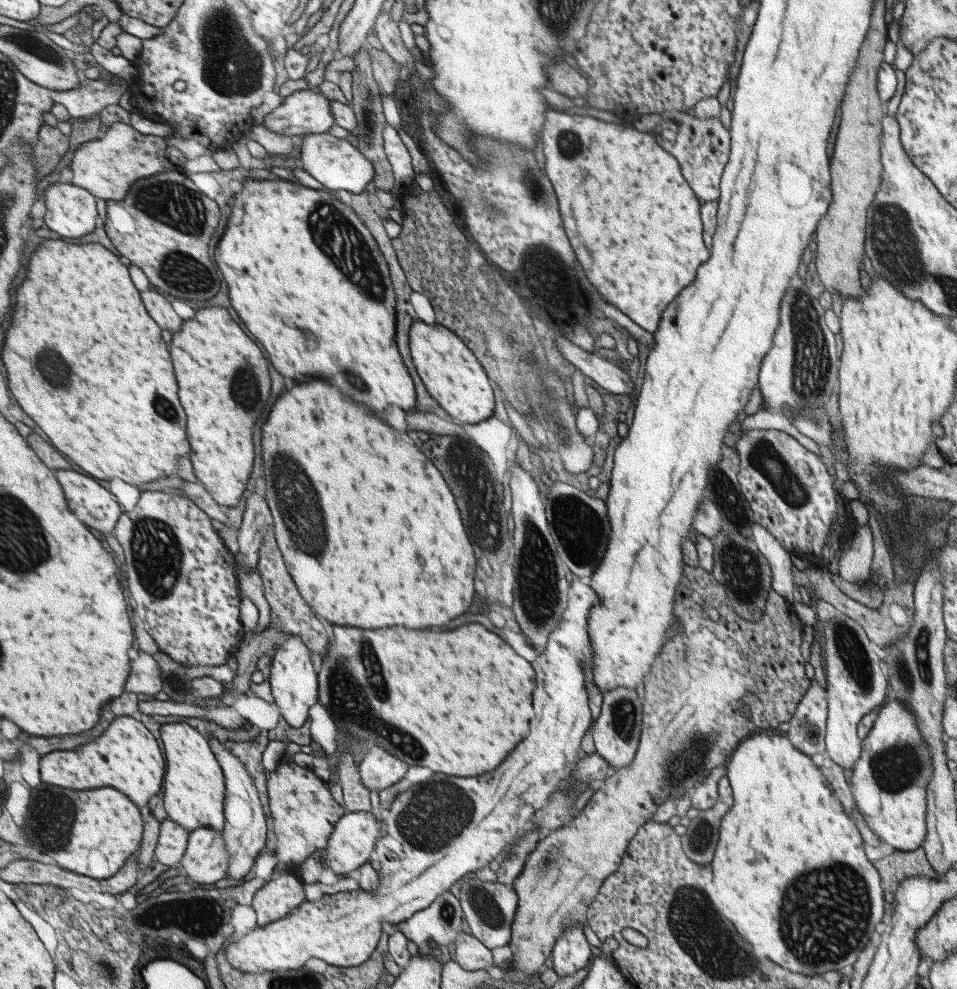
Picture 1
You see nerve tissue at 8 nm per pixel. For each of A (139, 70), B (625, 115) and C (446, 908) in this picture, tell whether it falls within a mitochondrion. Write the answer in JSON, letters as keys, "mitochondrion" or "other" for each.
{"A":"other","B":"other","C":"mitochondrion"}

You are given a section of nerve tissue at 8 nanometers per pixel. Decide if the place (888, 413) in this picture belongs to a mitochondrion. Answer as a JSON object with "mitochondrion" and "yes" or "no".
{"mitochondrion":"no"}

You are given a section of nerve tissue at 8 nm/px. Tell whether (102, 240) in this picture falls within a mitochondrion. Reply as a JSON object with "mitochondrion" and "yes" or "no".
{"mitochondrion":"no"}

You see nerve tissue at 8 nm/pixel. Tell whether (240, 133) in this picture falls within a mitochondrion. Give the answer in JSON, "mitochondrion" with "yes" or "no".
{"mitochondrion":"no"}

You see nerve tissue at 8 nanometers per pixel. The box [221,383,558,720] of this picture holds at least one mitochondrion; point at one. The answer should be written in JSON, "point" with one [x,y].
{"point":[306,526]}

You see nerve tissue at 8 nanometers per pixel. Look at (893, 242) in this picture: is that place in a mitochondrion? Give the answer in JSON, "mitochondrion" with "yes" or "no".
{"mitochondrion":"yes"}

